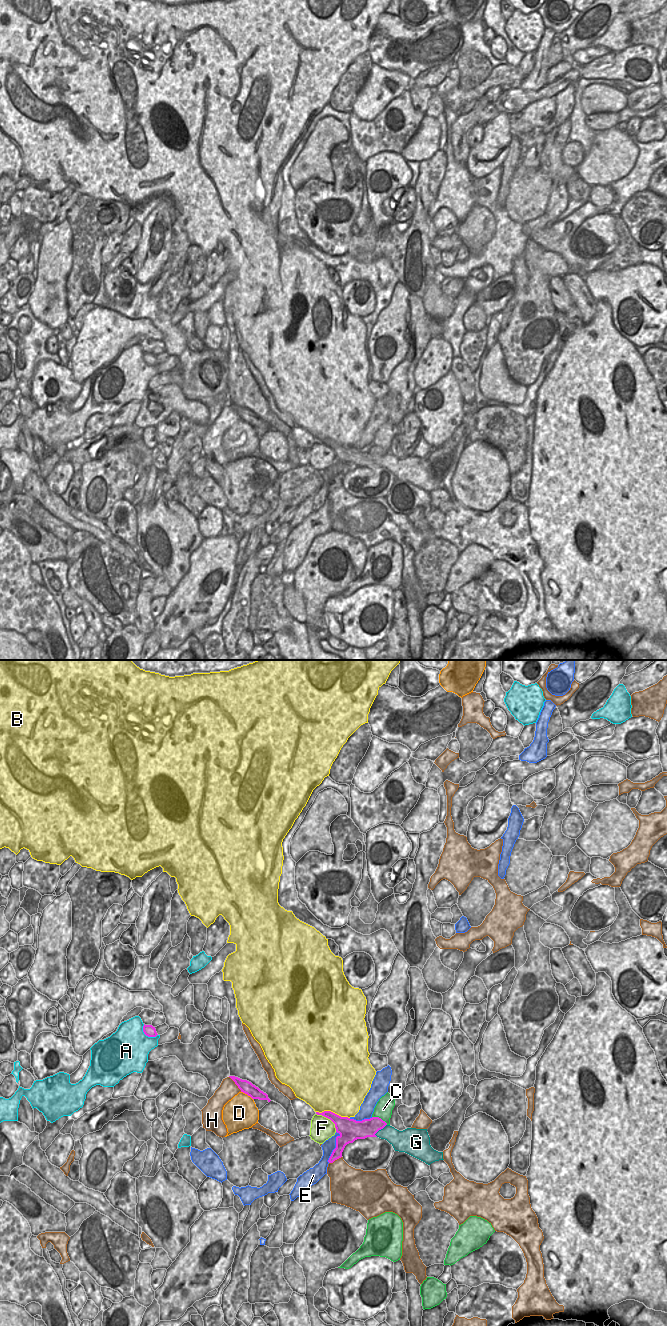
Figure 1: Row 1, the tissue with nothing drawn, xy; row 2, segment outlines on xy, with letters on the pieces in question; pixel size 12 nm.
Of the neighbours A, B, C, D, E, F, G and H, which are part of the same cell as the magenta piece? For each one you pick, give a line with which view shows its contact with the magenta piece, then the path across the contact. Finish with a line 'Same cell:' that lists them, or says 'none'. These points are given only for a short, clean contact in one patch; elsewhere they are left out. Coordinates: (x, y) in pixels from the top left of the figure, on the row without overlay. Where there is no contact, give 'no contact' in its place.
G: contact in xy; way xy (366, 456), (380, 457), (398, 467)
Same cell: G

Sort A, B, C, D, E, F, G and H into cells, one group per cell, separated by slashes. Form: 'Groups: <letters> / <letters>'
Groups: A / B / C / D / E / F / G / H

